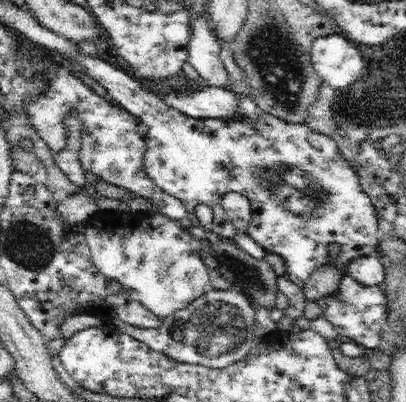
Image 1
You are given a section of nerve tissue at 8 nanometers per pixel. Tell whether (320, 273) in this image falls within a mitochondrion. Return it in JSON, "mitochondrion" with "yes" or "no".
{"mitochondrion":"no"}

